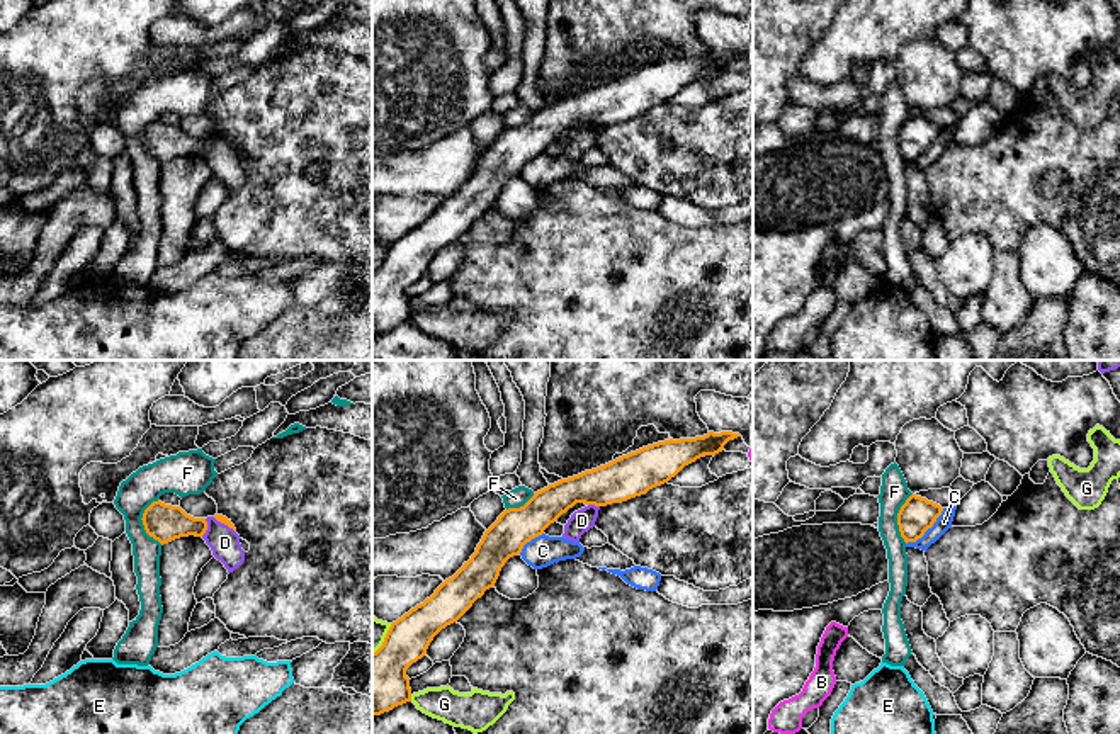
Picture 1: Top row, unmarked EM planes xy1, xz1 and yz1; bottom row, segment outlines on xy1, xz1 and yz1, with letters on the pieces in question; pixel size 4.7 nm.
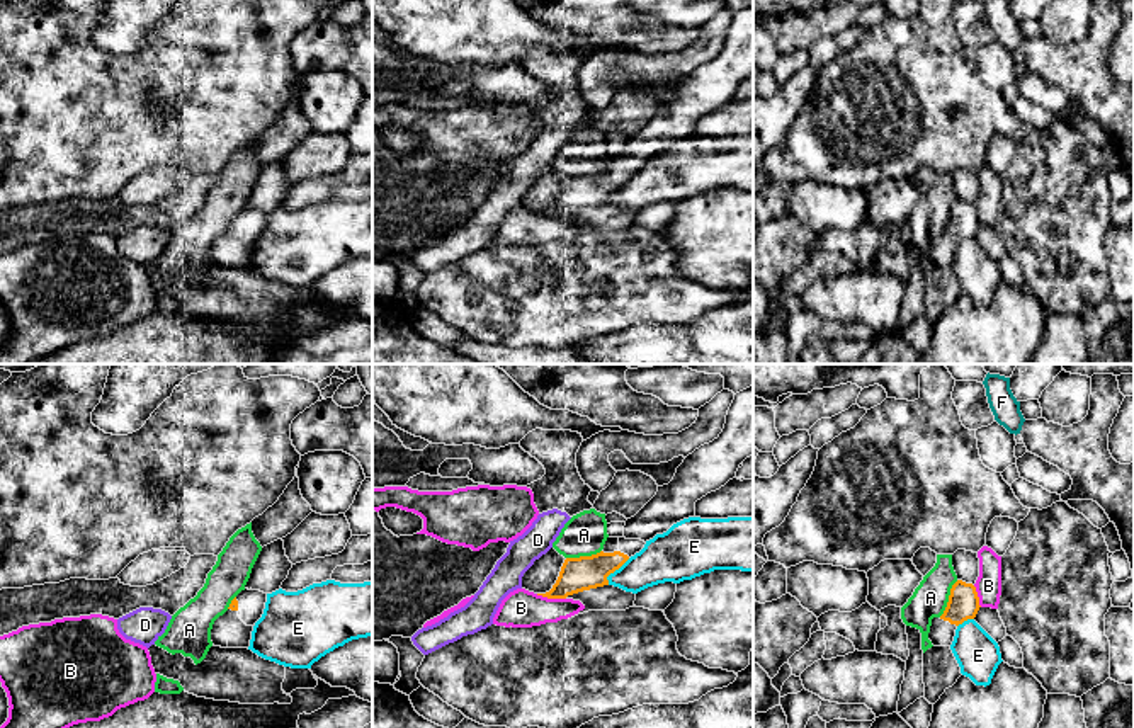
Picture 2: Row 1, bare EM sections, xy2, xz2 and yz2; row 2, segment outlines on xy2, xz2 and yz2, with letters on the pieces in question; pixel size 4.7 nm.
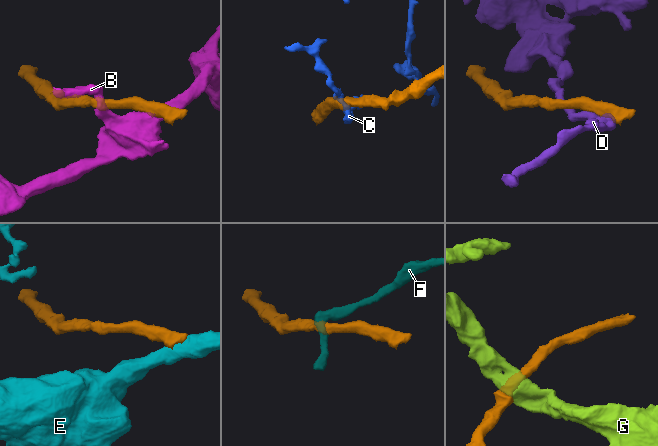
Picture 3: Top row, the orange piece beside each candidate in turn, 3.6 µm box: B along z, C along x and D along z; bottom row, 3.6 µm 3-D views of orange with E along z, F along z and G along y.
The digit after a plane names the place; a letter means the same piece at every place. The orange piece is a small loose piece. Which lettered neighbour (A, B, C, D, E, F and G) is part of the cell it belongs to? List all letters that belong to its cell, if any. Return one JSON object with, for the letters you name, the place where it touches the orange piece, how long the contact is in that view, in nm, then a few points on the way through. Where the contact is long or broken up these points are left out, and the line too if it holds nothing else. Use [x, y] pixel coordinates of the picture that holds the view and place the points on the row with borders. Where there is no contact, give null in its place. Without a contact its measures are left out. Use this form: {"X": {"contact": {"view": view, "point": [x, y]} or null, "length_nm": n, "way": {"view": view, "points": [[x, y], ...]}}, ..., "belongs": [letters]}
{"belongs": []}

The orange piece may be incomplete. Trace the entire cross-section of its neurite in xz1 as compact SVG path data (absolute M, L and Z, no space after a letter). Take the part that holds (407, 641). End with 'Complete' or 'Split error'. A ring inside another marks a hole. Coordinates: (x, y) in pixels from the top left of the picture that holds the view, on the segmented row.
M709 432L704 437L658 442L549 484L523 506L505 510L484 532L471 559L430 598L393 622L382 646L372 652L372 715L411 702L406 669L427 654L442 629L457 622L495 586L505 562L563 513L576 503L607 506L646 494L697 459L722 452L738 437L733 432Z. Complete

